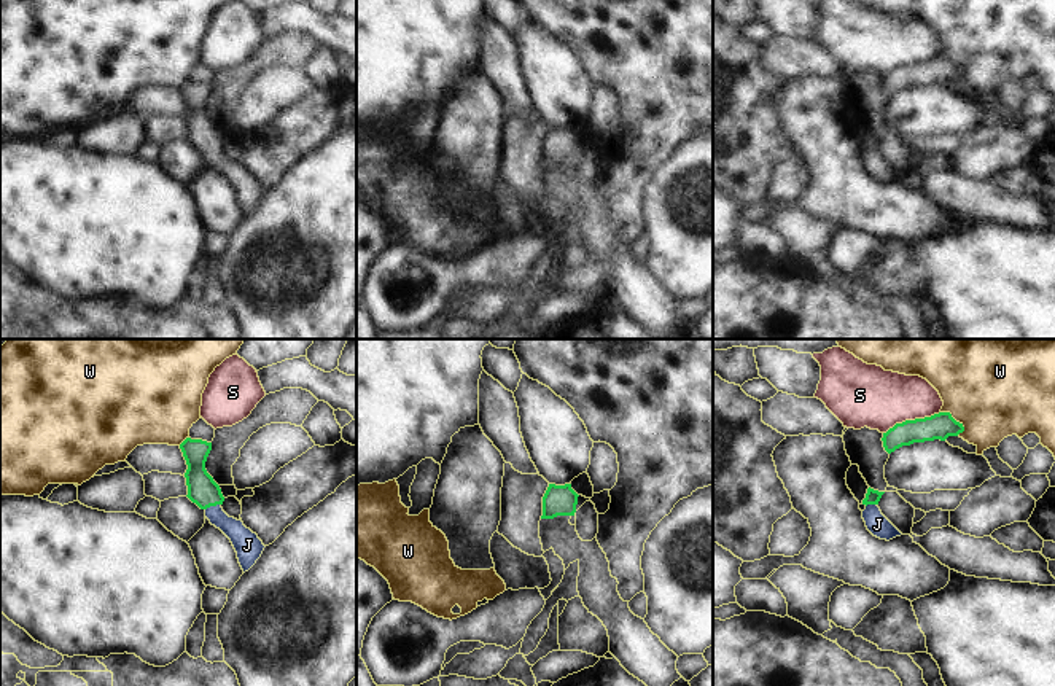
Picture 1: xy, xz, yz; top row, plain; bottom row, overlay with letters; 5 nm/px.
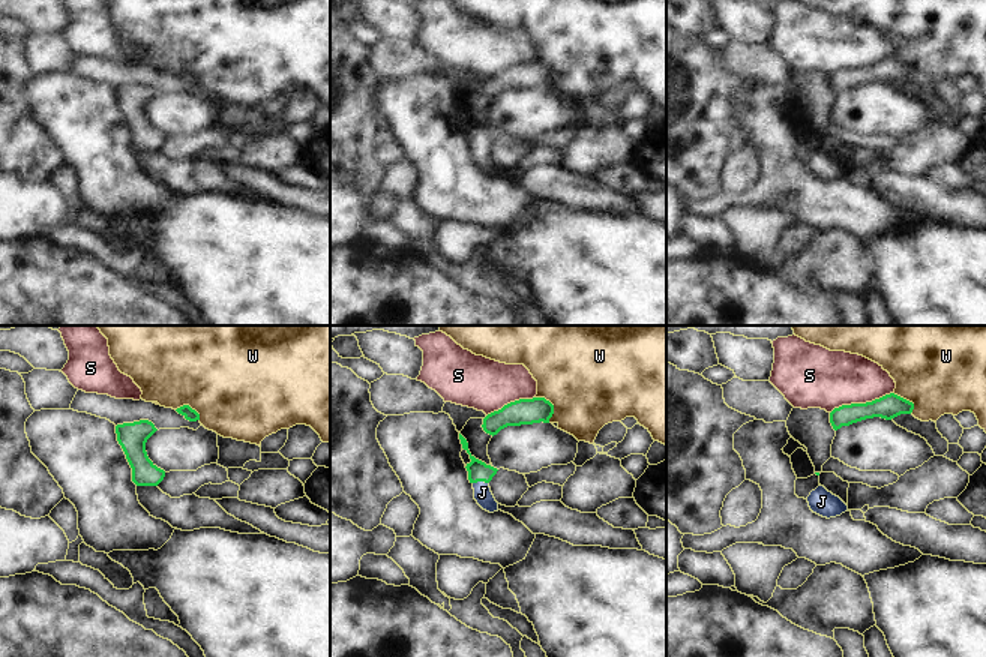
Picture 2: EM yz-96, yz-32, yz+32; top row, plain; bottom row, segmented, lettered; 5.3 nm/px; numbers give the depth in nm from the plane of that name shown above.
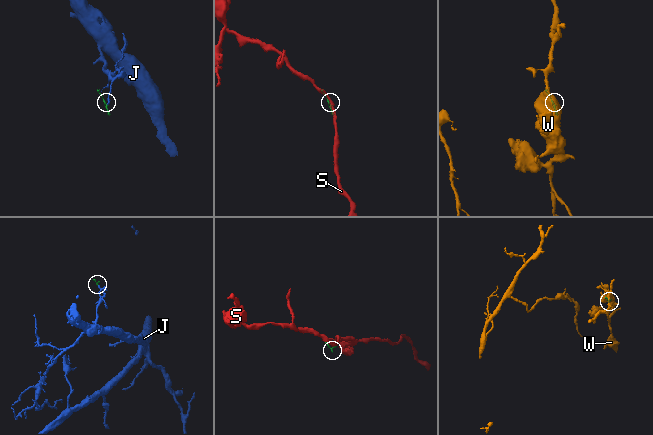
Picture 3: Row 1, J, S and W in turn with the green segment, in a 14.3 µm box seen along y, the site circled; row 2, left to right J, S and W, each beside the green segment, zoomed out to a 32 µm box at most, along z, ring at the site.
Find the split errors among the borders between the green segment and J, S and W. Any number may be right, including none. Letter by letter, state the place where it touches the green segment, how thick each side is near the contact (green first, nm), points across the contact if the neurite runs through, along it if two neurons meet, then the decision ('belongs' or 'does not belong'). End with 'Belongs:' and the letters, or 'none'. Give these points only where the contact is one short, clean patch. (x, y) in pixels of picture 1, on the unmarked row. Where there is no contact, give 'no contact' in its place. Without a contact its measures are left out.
J: contact xy (212, 148); calibres 150 and 120 nm; way xy (202, 134), (212, 148), (244, 183); belongs
S: contact yz (910, 64); calibres 130 and 300 nm; does not belong
W: contact yz (952, 61); calibres 130 and 420 nm; does not belong
Belongs: J

